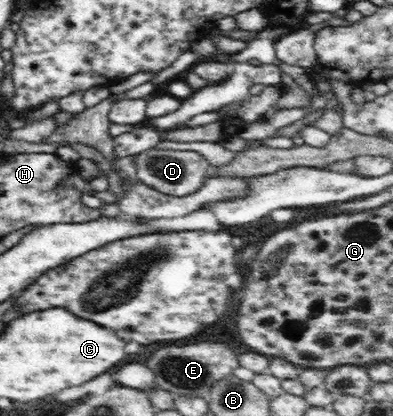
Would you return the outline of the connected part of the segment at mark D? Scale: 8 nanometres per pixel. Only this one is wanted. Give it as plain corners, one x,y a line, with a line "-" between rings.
149,149
136,155
137,178
161,194
184,197
197,192
207,179
210,162
198,152

